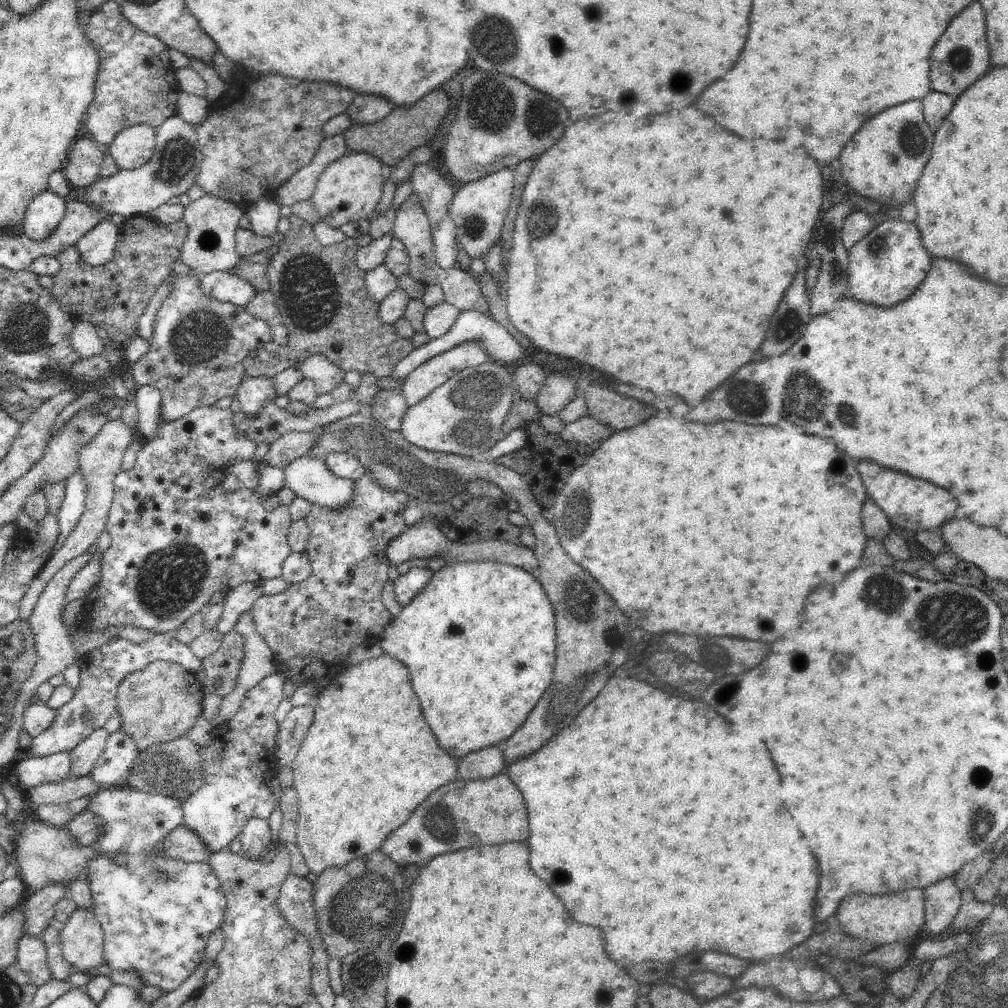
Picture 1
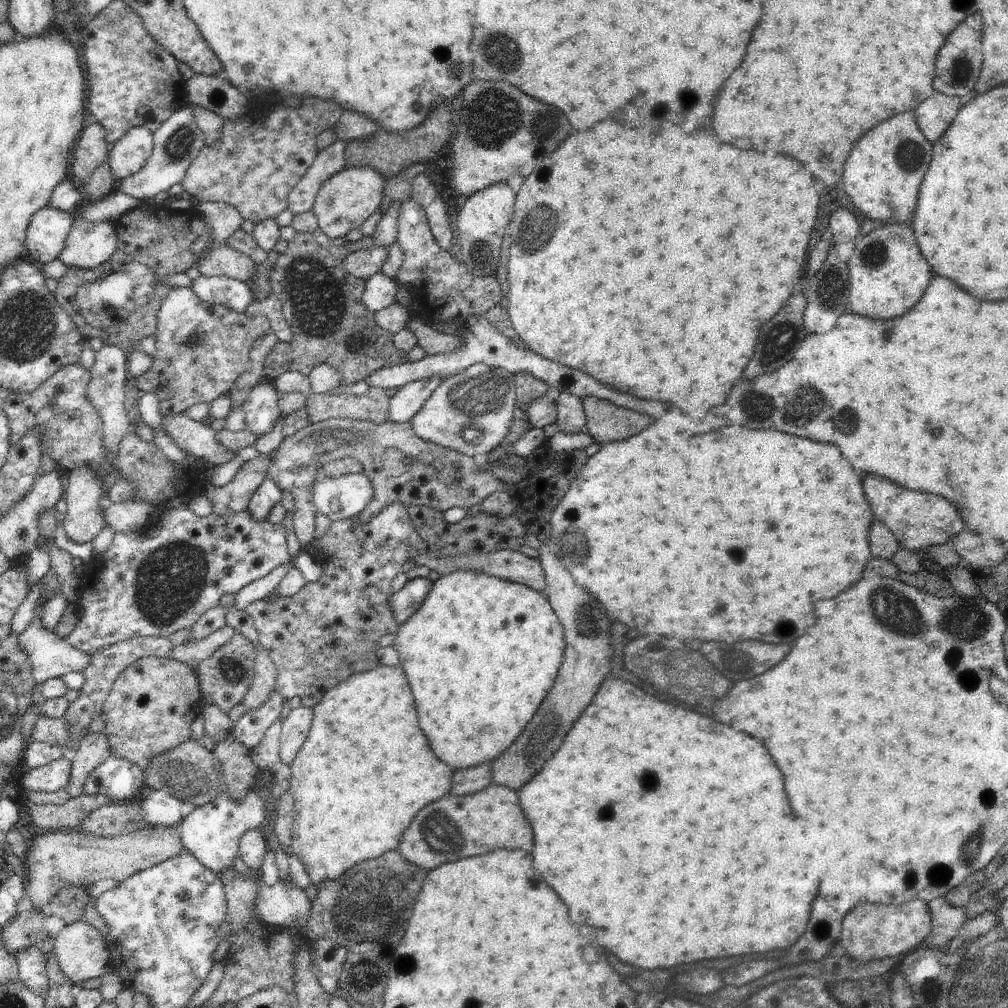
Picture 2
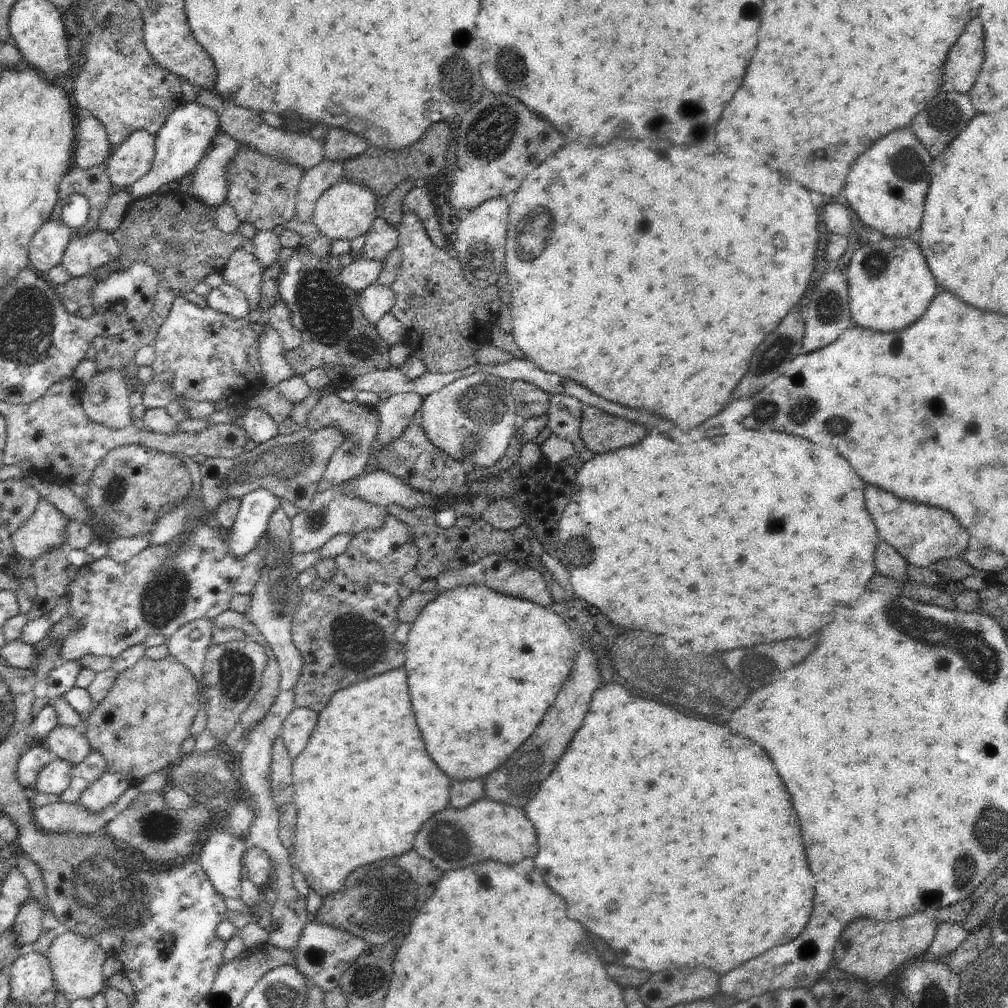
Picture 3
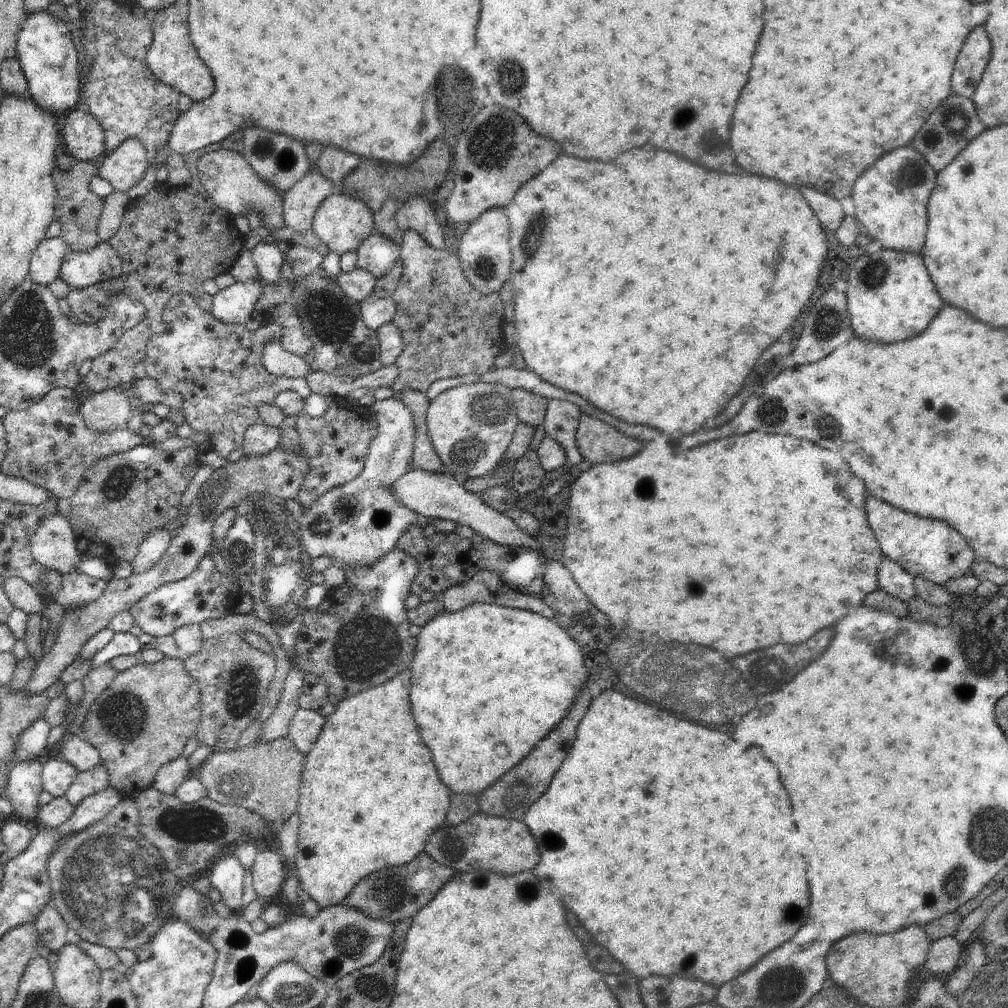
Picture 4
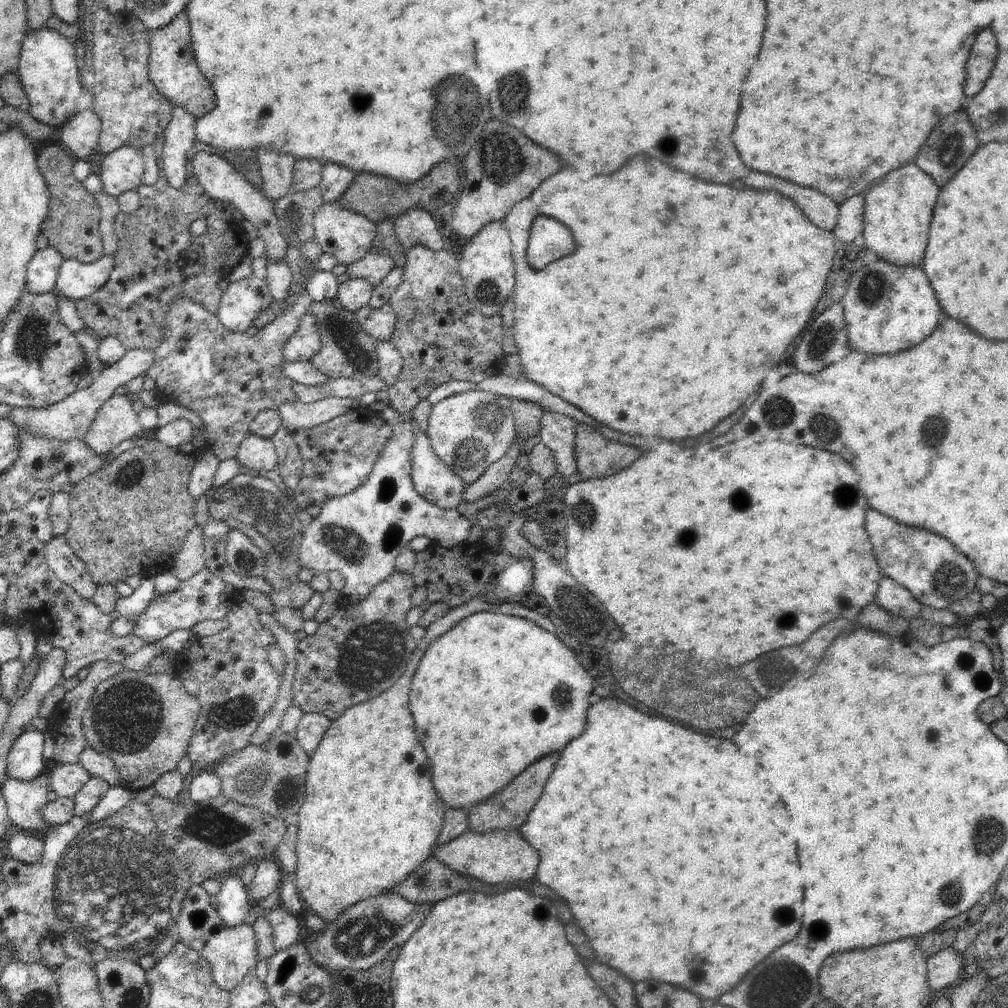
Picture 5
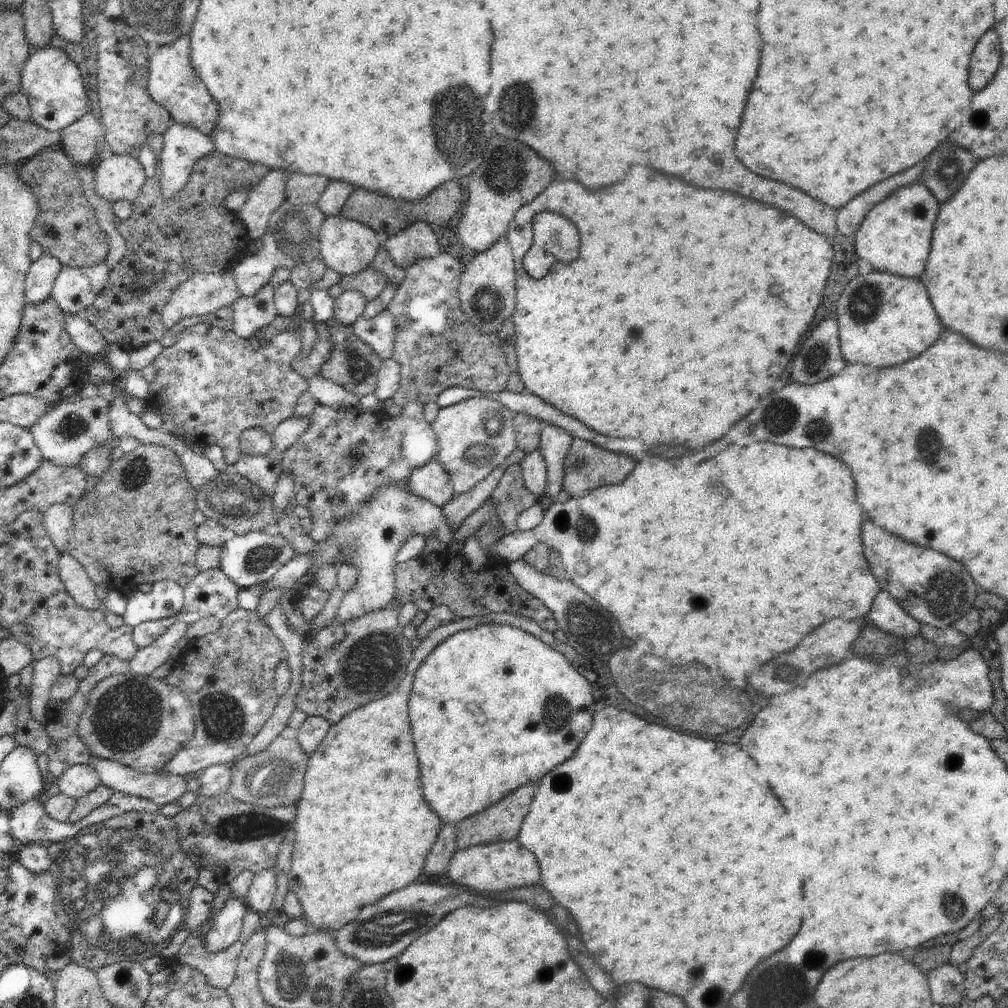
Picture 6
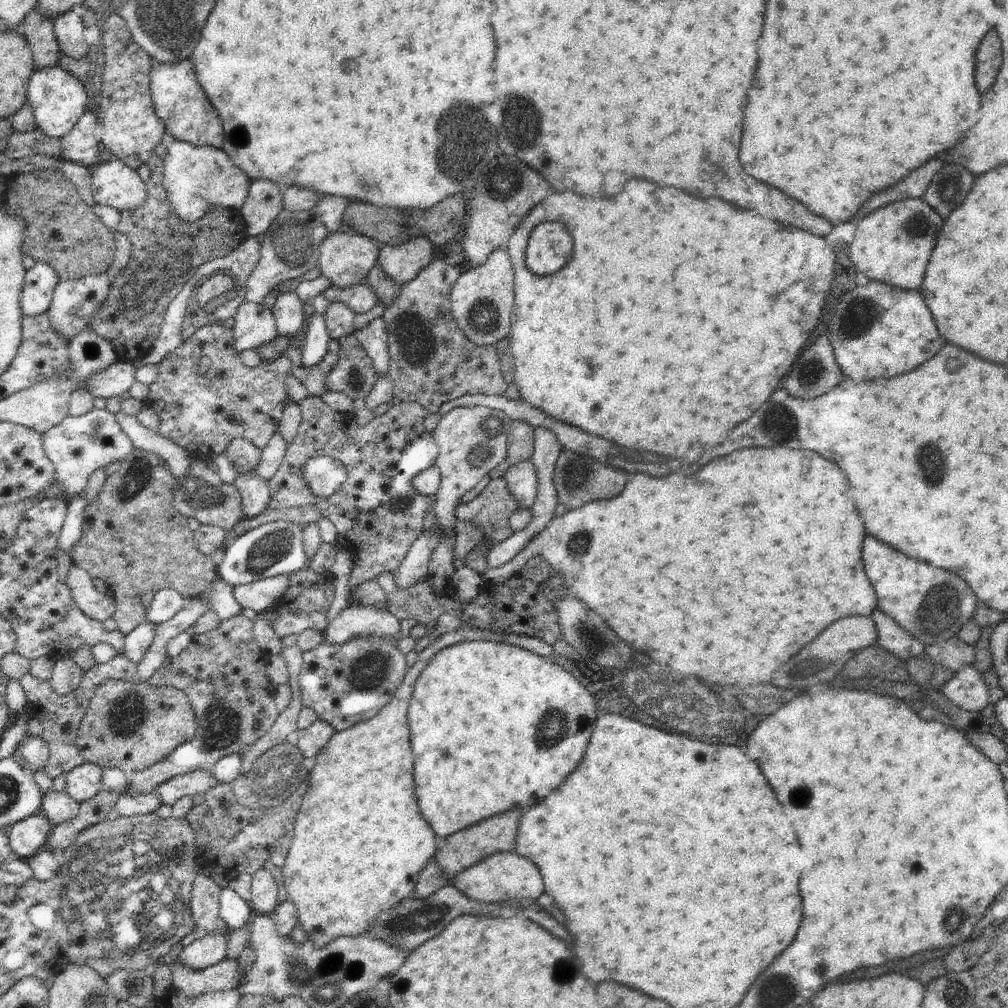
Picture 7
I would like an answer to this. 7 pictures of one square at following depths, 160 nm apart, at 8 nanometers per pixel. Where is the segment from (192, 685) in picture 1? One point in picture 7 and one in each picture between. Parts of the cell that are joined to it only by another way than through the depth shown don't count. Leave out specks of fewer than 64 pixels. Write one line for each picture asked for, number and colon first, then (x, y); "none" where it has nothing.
2: (149, 710)
3: (139, 727)
4: (143, 720)
5: (144, 722)
6: (141, 722)
7: (131, 726)

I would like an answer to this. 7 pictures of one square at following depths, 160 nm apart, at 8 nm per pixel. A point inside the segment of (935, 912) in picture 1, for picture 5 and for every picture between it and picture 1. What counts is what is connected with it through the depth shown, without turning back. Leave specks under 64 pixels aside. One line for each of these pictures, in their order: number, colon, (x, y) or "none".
2: (947, 920)
3: (948, 937)
4: (944, 955)
5: (944, 969)

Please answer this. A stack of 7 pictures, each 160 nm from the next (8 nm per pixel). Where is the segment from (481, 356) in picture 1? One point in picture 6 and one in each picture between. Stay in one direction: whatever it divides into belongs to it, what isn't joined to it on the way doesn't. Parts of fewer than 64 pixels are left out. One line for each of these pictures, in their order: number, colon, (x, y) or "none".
2: (405, 402)
3: (395, 413)
4: (359, 522)
5: (360, 535)
6: (369, 539)

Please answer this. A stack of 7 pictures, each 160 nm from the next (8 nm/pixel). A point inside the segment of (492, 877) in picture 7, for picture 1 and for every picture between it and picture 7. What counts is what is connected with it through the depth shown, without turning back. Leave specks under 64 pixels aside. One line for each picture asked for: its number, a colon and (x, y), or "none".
1: (460, 814)
2: (452, 828)
3: (486, 830)
4: (503, 845)
5: (504, 856)
6: (500, 866)

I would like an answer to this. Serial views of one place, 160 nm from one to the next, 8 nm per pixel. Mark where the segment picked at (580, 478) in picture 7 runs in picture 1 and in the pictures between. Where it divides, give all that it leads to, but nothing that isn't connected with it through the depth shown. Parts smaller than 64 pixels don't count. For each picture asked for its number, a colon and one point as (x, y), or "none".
1: (608, 407)
2: (605, 422)
3: (602, 432)
4: (598, 442)
5: (598, 457)
6: (587, 466)

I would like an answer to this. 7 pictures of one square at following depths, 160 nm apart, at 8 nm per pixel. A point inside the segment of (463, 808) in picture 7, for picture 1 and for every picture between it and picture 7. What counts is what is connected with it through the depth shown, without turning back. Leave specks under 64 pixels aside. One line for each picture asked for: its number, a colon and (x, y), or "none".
1: (479, 641)
2: (481, 654)
3: (483, 668)
4: (488, 682)
5: (495, 694)
6: (493, 708)

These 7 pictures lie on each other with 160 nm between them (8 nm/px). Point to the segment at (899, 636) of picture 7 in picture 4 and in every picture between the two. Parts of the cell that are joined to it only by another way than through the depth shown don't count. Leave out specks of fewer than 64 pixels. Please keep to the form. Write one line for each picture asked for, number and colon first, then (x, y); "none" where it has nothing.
4: (892, 578)
5: (898, 602)
6: (886, 614)

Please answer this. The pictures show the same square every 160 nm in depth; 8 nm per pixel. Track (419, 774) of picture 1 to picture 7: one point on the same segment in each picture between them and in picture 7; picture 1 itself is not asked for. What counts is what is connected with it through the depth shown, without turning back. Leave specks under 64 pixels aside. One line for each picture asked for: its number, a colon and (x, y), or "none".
2: (365, 770)
3: (364, 786)
4: (378, 812)
5: (371, 816)
6: (363, 828)
7: (359, 844)

